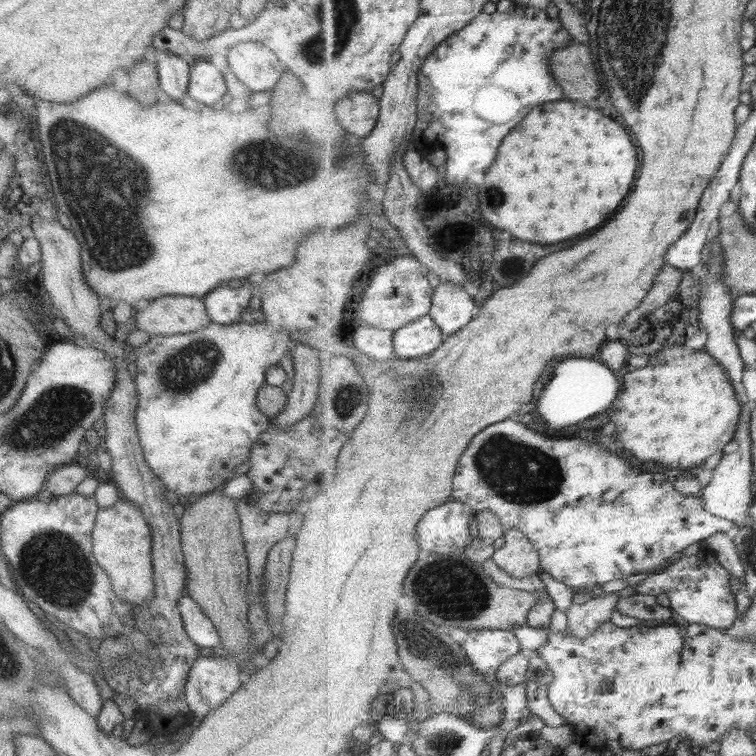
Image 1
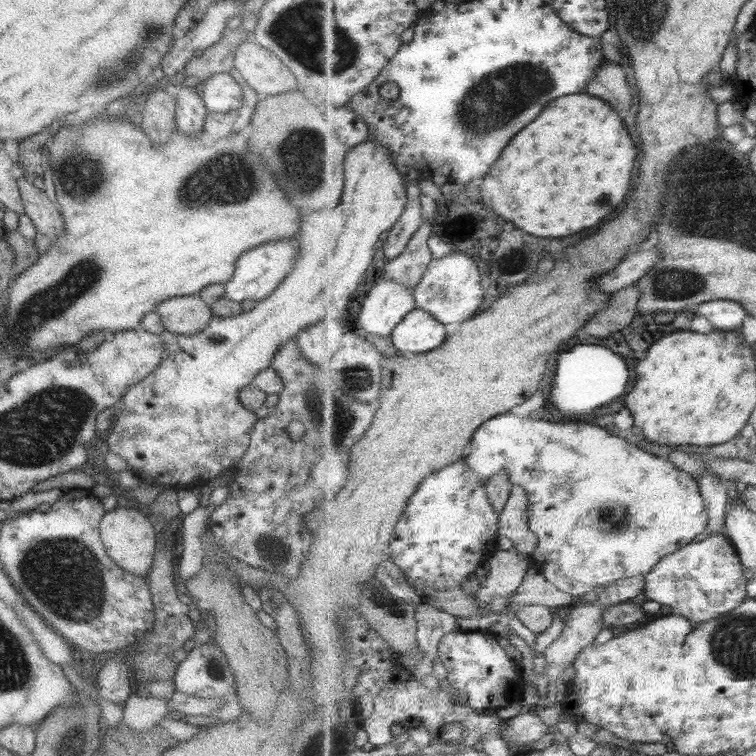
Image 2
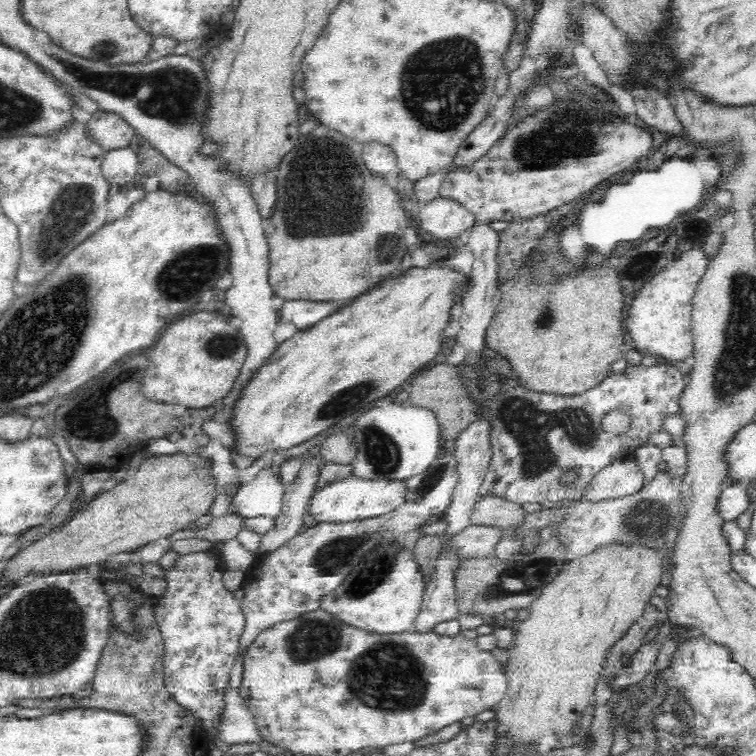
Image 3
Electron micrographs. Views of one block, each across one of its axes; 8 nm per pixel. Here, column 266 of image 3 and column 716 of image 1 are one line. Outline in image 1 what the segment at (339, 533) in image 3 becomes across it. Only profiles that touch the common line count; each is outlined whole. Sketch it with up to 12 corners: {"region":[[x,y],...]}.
{"region":[[709,548],[635,588],[689,624],[738,620],[730,570]]}

